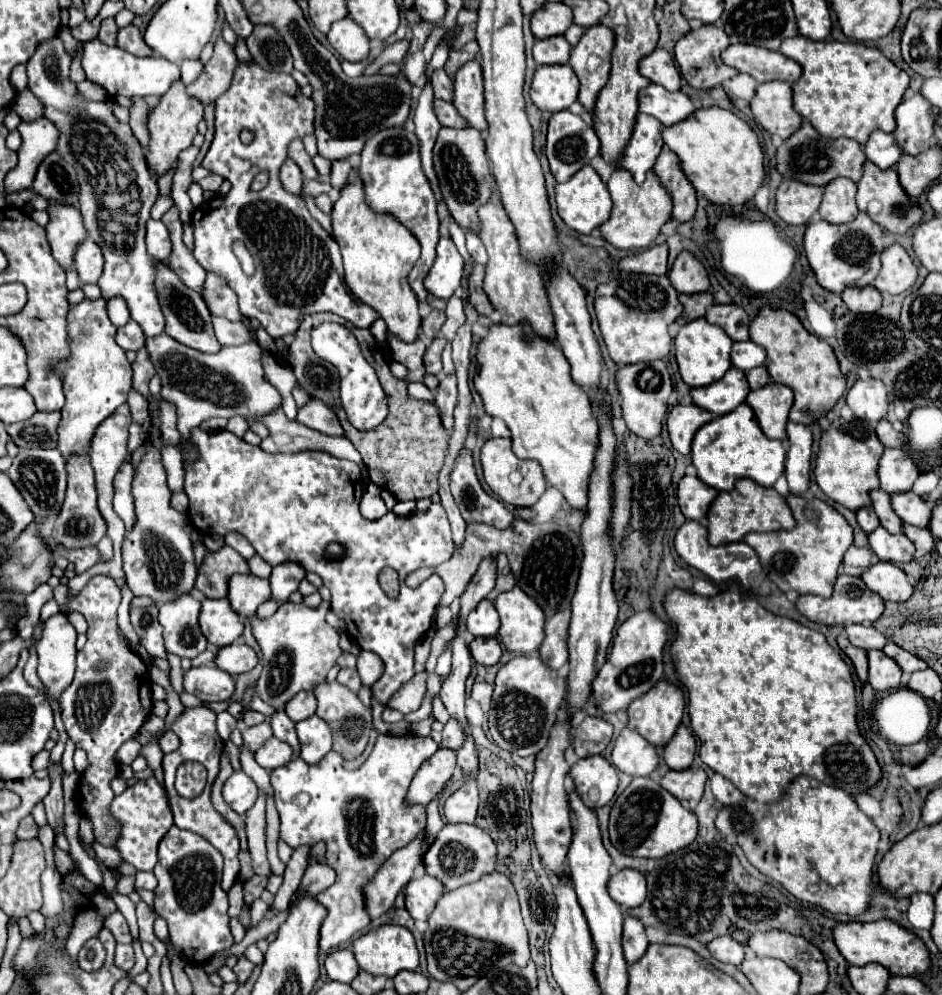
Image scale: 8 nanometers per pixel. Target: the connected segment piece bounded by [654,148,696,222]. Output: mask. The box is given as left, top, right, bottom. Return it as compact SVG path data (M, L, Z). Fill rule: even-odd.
M664 148L658 156L658 162L654 164L654 172L672 198L672 220L690 220L696 212L696 190L690 186L690 180L682 174L682 170L678 170L678 158L674 158L674 154Z

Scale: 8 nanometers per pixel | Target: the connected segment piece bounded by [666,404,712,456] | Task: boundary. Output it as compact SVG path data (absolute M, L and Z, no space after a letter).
M676 404L666 418L670 442L674 450L684 456L690 456L690 444L700 426L712 420L712 414L698 408L696 404Z

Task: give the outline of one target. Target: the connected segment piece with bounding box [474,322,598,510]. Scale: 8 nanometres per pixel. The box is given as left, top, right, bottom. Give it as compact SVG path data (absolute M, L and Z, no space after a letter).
M520 322L518 326L492 324L488 328L488 334L478 344L476 362L478 364L474 374L474 388L482 398L486 414L506 422L512 434L514 454L518 458L538 460L546 480L562 492L568 504L578 510L586 510L586 488L590 480L590 470L594 468L594 454L598 448L598 424L592 414L586 392L576 386L568 374L570 366L562 350L546 338L538 338L524 322Z

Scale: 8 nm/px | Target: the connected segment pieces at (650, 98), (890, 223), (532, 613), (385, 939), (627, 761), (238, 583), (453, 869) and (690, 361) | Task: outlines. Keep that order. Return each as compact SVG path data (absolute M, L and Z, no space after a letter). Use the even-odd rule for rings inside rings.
M650 84L638 94L638 110L654 116L664 126L672 126L688 118L696 108L684 92L670 92L660 84Z
M870 160L864 162L864 174L858 182L858 194L856 194L856 204L862 212L866 212L874 222L878 222L884 230L890 230L894 234L904 234L908 228L920 224L922 220L922 210L918 208L916 202L908 198L908 194L902 190L898 182L898 174L894 168L890 170L880 170L874 166Z
M518 586L502 592L494 602L502 626L502 644L518 654L538 650L544 638L544 614L542 608L526 596Z
M382 924L360 938L354 940L354 954L364 972L370 972L374 976L396 976L400 970L416 970L418 968L418 948L414 942L414 936L408 928L398 924Z
M624 728L612 750L612 764L630 776L650 776L658 766L658 752L640 734Z
M232 574L228 582L228 600L242 618L254 616L256 608L266 602L266 598L270 598L268 578L258 578L254 574Z
M446 824L424 854L426 874L438 878L446 890L456 890L460 886L480 880L484 874L494 872L494 864L496 844L482 828L474 824Z
M704 318L688 322L680 328L678 336L674 338L674 346L676 346L676 360L678 360L678 368L680 368L680 376L682 380L690 386L708 386L710 382L720 380L726 370L730 368L730 348L732 348L732 340L714 324L708 324Z

